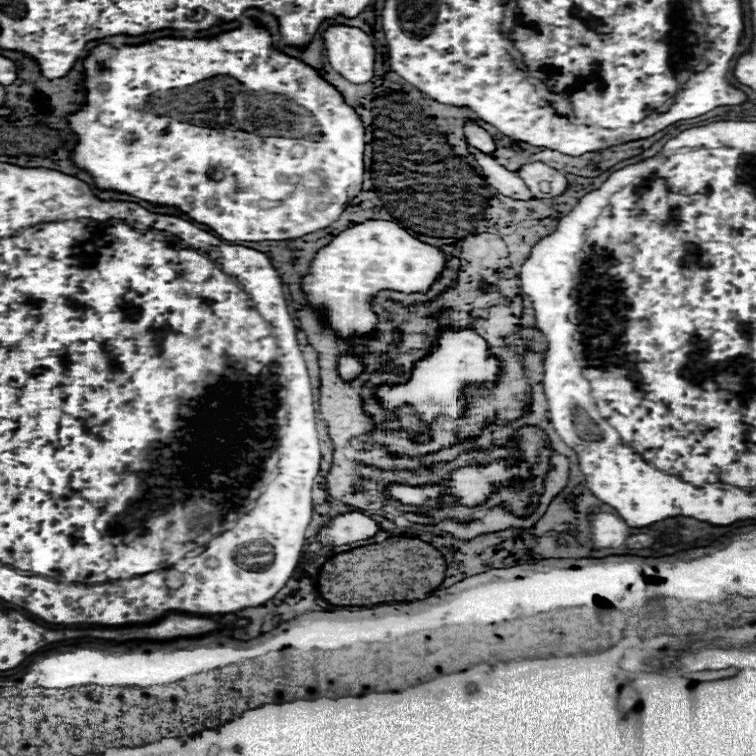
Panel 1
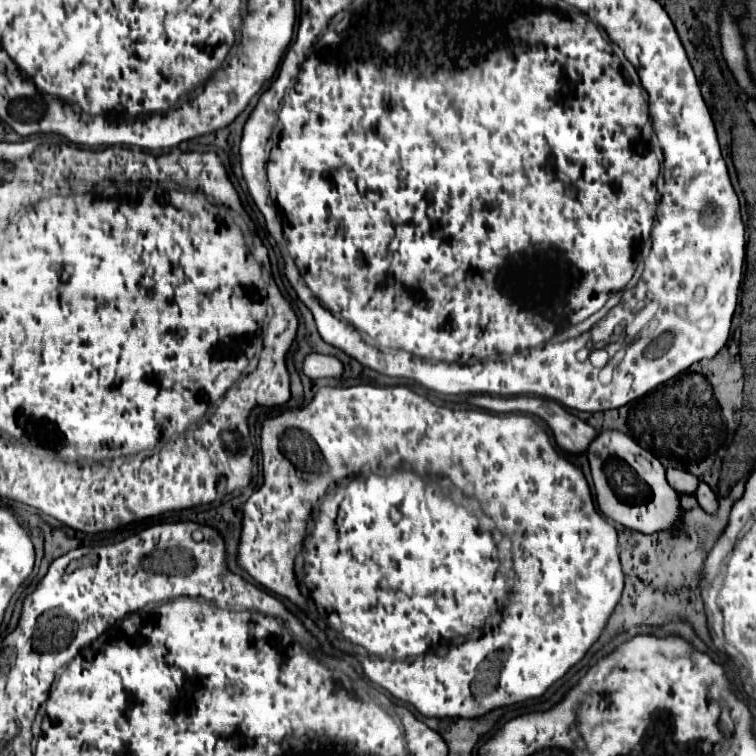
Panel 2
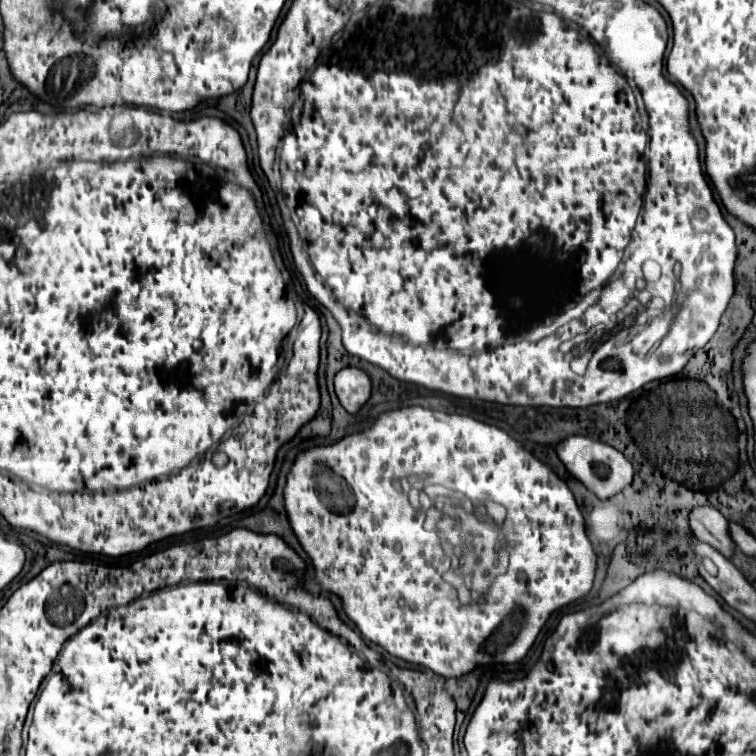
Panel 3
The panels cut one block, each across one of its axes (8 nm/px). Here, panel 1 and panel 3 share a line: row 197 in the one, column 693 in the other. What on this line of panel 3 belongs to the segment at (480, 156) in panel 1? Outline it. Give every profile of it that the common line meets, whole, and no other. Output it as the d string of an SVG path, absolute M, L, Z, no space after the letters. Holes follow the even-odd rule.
M696 506L688 516L688 524L694 536L710 542L710 546L730 558L734 542L728 536L728 520L718 510L710 506Z

